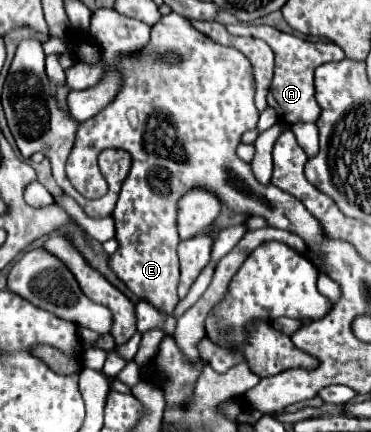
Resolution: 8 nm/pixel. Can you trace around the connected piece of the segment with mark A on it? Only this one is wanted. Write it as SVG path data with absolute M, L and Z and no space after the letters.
M241 24L247 26L249 34L243 36L253 36L265 40L274 52L274 74L269 90L269 106L277 110L277 116L287 122L287 124L299 124L299 122L317 122L319 120L319 104L315 100L315 88L313 88L313 72L317 66L333 60L343 60L345 54L337 44L325 44L325 42L305 42L297 36L279 32L273 26L259 26L259 24Z

